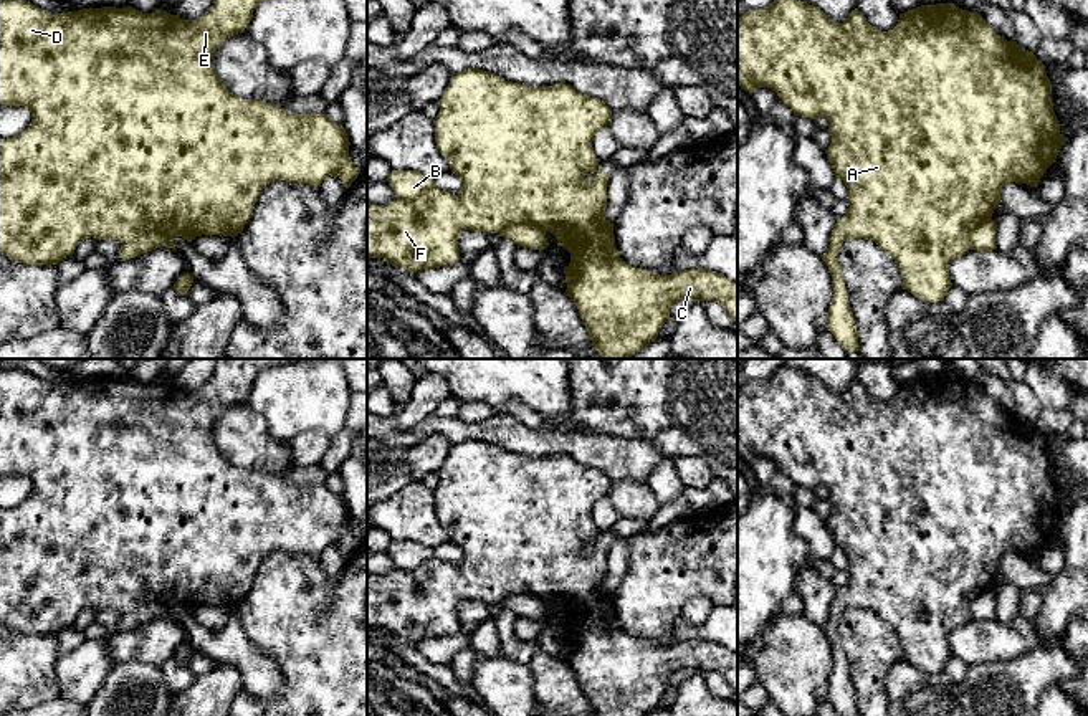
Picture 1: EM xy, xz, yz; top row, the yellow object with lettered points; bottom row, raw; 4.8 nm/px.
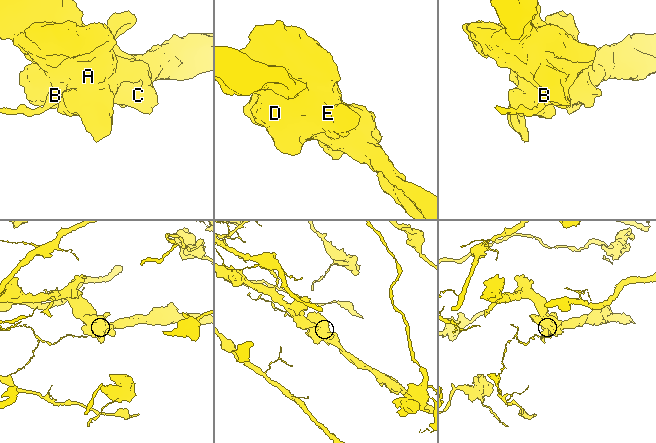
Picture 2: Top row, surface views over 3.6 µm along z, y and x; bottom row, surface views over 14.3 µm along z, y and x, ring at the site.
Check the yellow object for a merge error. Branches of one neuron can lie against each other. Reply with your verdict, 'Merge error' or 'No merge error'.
Merge error

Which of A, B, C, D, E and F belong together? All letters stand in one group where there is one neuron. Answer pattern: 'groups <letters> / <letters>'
groups A C D E F / B

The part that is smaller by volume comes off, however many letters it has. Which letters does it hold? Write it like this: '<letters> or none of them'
B

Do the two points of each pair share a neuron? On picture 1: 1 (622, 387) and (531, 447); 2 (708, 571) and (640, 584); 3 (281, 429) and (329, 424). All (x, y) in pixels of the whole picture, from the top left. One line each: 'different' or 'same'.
1: different
2: same
3: same

